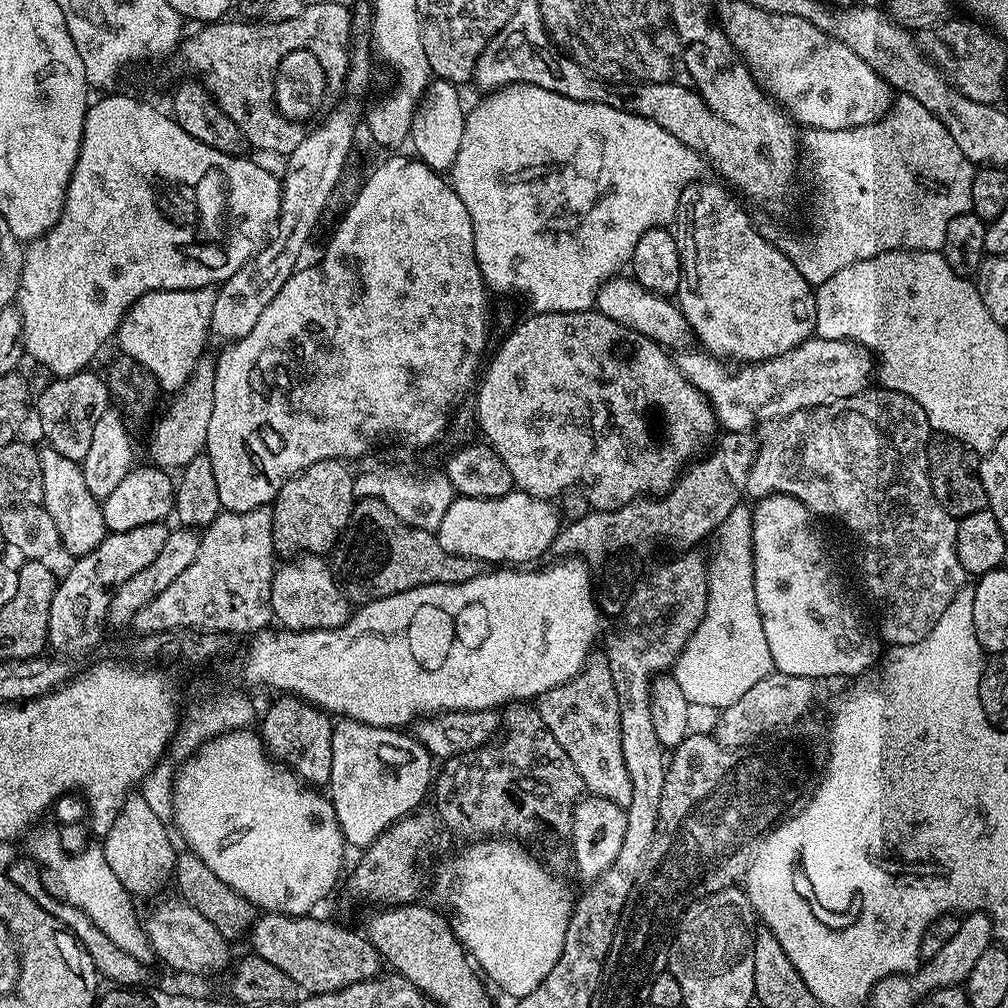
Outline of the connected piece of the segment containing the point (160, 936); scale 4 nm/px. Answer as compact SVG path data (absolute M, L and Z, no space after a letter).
M183 898L175 899L162 901L153 910L152 917L146 920L148 941L152 943L155 959L176 972L201 972L204 976L220 972L224 967L227 969L233 959L228 939L218 934L217 928L207 918L202 918L194 906L187 904Z

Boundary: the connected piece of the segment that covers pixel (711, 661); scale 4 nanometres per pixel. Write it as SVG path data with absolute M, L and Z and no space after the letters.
M741 502L730 510L730 518L722 522L715 537L716 549L707 557L708 605L704 621L686 642L674 669L682 694L697 709L719 709L720 696L740 698L750 686L774 671L754 590L753 534L752 508Z

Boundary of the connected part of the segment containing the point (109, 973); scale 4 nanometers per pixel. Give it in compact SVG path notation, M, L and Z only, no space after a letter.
M31 858L23 859L14 861L10 866L7 865L6 871L10 882L14 882L14 886L18 886L20 890L26 890L26 894L30 898L34 898L34 902L38 902L38 906L42 906L42 910L54 914L54 918L58 918L58 922L62 922L64 927L76 936L76 941L83 946L86 954L90 954L97 973L103 979L105 976L106 979L113 980L111 982L113 985L126 988L143 985L142 982L147 978L149 969L140 964L136 958L130 958L130 954L126 954L124 950L118 950L118 946L114 946L114 942L110 942L110 938L106 938L106 934L102 934L102 930L98 930L98 926L94 926L92 919L82 910L78 910L78 906L70 906L53 895L36 861Z

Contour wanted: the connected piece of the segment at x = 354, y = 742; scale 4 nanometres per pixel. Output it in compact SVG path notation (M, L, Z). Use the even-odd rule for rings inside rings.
M340 718L332 730L330 799L345 841L363 850L398 820L415 813L434 784L434 758L415 735Z

